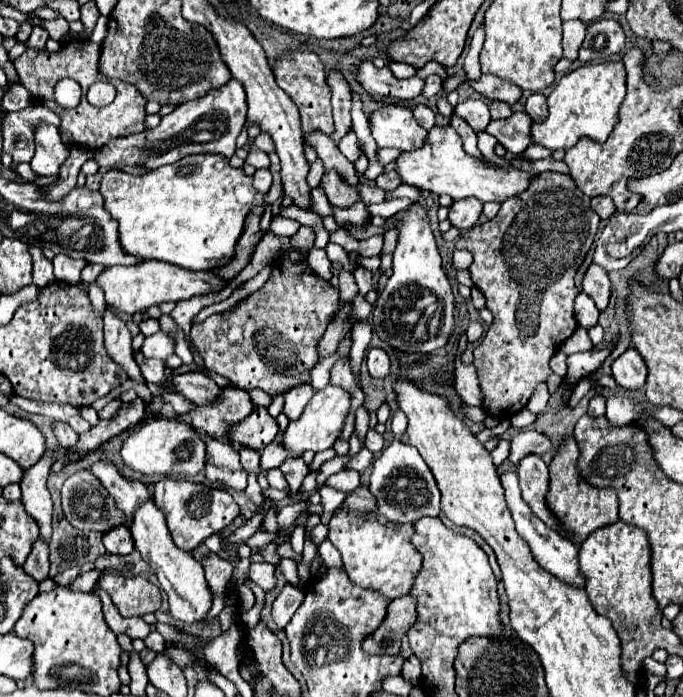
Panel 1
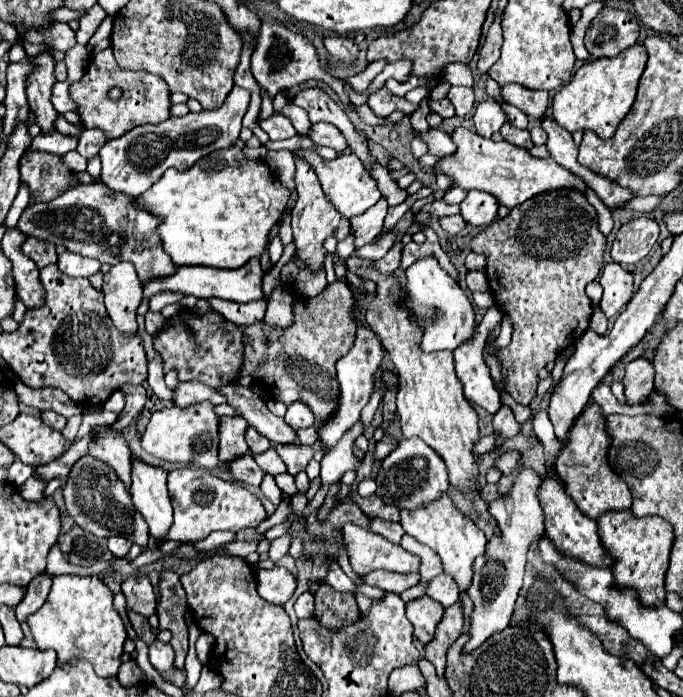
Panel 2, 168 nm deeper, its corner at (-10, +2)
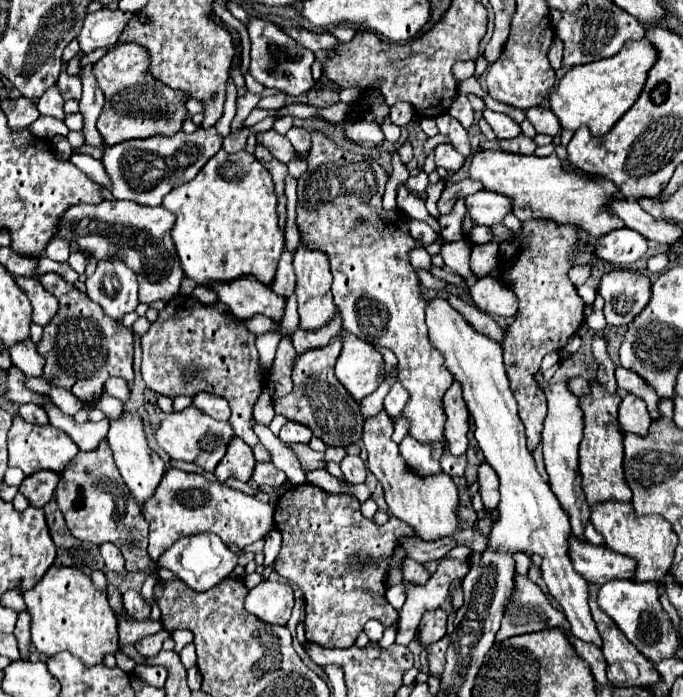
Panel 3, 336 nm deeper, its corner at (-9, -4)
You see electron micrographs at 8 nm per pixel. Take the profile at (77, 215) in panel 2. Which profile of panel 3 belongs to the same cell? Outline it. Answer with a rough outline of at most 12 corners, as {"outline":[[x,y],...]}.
{"outline":[[129,200],[71,206],[57,236],[117,256],[139,302],[171,300],[175,216]]}

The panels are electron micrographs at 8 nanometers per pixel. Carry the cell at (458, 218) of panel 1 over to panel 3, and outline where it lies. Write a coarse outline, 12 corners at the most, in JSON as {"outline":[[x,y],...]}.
{"outline":[[487,190],[467,196],[473,222],[495,226],[513,208]]}

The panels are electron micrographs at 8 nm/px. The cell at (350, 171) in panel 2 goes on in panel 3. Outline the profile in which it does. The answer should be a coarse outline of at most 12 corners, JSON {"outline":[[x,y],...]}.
{"outline":[[275,130],[259,132],[257,144],[283,164],[297,152],[289,140]]}

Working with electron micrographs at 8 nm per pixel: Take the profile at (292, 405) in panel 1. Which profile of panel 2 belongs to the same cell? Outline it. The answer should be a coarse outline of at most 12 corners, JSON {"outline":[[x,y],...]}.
{"outline":[[290,404],[284,420],[294,430],[316,424],[308,404]]}

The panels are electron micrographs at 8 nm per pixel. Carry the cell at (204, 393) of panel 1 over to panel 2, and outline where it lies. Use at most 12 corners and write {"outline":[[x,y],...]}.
{"outline":[[246,386],[216,388],[228,404],[276,444],[296,432]]}

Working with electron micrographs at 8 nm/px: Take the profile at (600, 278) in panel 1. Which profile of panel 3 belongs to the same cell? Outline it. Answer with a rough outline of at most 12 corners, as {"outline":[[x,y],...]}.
{"outline":[[611,270],[601,278],[605,318],[629,324],[649,302],[641,272]]}

